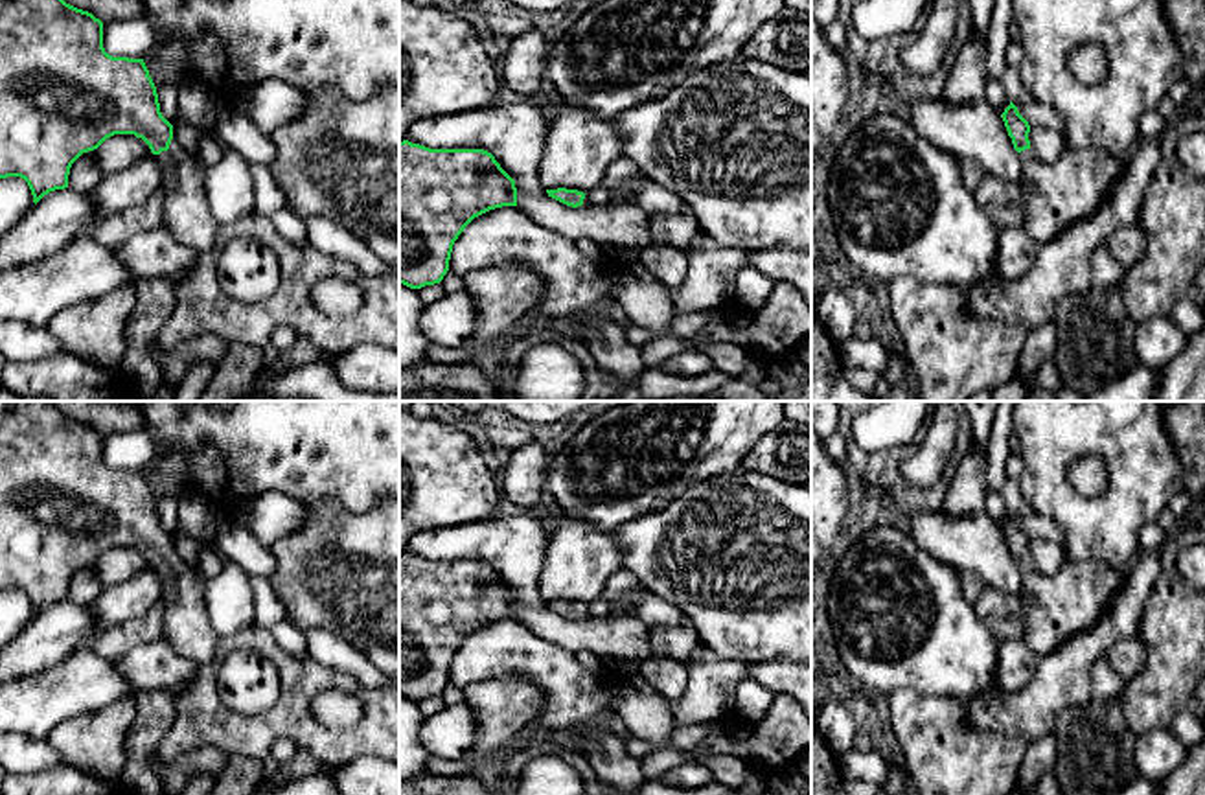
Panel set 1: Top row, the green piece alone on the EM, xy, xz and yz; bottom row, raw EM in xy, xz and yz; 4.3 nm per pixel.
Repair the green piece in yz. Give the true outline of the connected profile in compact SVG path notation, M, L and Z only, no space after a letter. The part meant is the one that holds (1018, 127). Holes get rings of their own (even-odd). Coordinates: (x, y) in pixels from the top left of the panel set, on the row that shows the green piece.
M1010 105L1001 114L1023 166L1023 230L1047 245L1074 223L1096 213L1122 175L1124 158L1096 147L1065 149L1052 164L1030 151L1030 125Z

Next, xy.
M0 0L0 179L20 177L33 202L55 190L68 188L72 164L98 149L114 134L142 138L164 166L164 228L184 247L210 250L219 234L206 199L206 169L219 162L223 145L206 140L195 151L173 138L173 125L162 116L156 86L143 59L112 57L103 48L103 22L64 0Z

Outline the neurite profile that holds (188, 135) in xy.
M180 114L173 123L173 138L188 151L195 151L202 142L212 136L204 132L199 125L184 120Z

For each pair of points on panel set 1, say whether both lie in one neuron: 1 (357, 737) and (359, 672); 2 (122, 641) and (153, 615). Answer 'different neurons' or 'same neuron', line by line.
1: different neurons
2: same neuron

